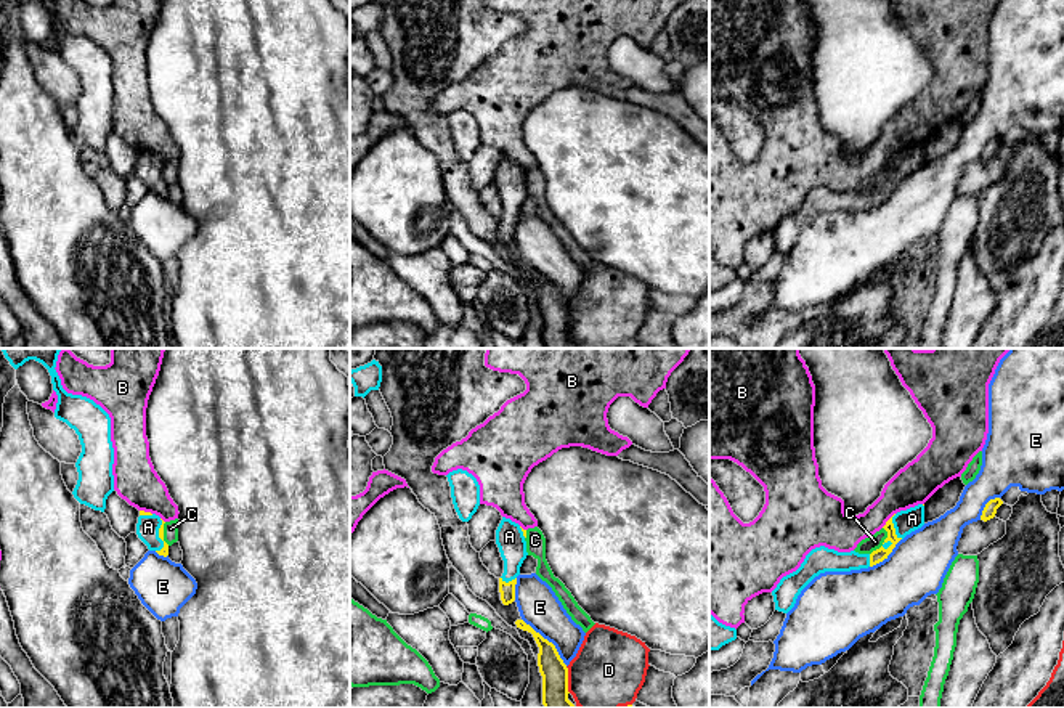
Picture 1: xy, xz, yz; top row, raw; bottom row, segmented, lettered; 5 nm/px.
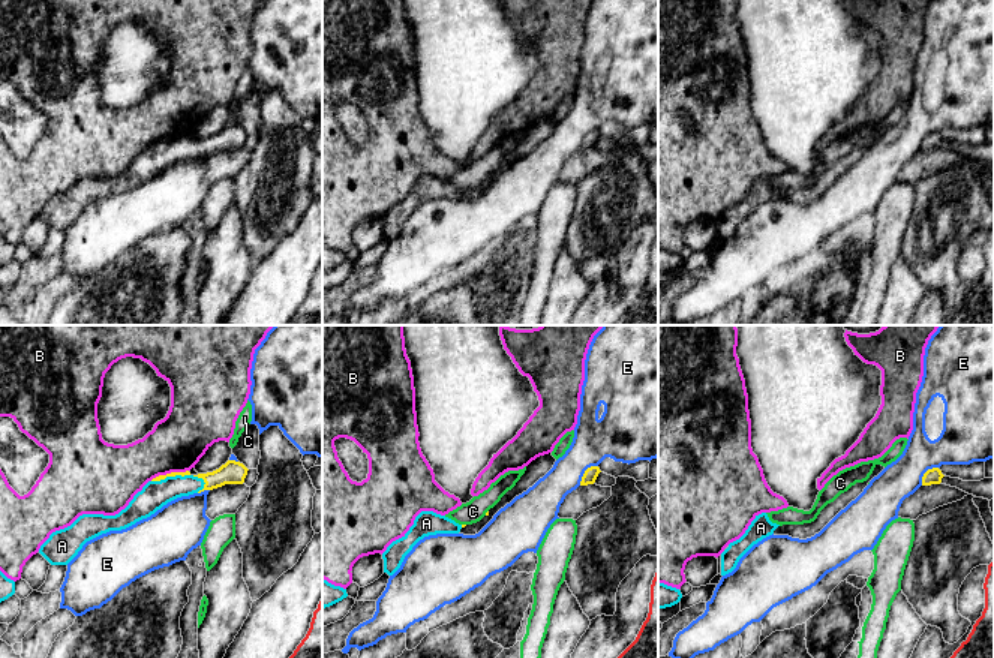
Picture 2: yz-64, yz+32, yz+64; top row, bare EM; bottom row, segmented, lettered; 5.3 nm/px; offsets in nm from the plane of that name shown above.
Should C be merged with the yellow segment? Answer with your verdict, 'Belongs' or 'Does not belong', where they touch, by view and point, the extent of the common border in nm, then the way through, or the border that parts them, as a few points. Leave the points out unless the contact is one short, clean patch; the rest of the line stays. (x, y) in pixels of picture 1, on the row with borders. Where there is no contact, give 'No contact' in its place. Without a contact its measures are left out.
Does not belong. Touches yellow at yz (885, 541). Shared border 160 nm. Boundary: yz (883, 527), (886, 538), (870, 554)

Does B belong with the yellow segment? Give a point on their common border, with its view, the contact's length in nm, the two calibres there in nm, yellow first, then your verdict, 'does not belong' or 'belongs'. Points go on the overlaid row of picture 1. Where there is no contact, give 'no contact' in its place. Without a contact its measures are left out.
yz (888, 520) | 100 nm | 70/200 nm | does not belong

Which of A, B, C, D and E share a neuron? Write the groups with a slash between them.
A / B / C / D / E

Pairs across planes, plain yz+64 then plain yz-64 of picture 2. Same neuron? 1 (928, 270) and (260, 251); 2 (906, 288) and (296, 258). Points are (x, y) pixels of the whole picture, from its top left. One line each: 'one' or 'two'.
1: one
2: two

